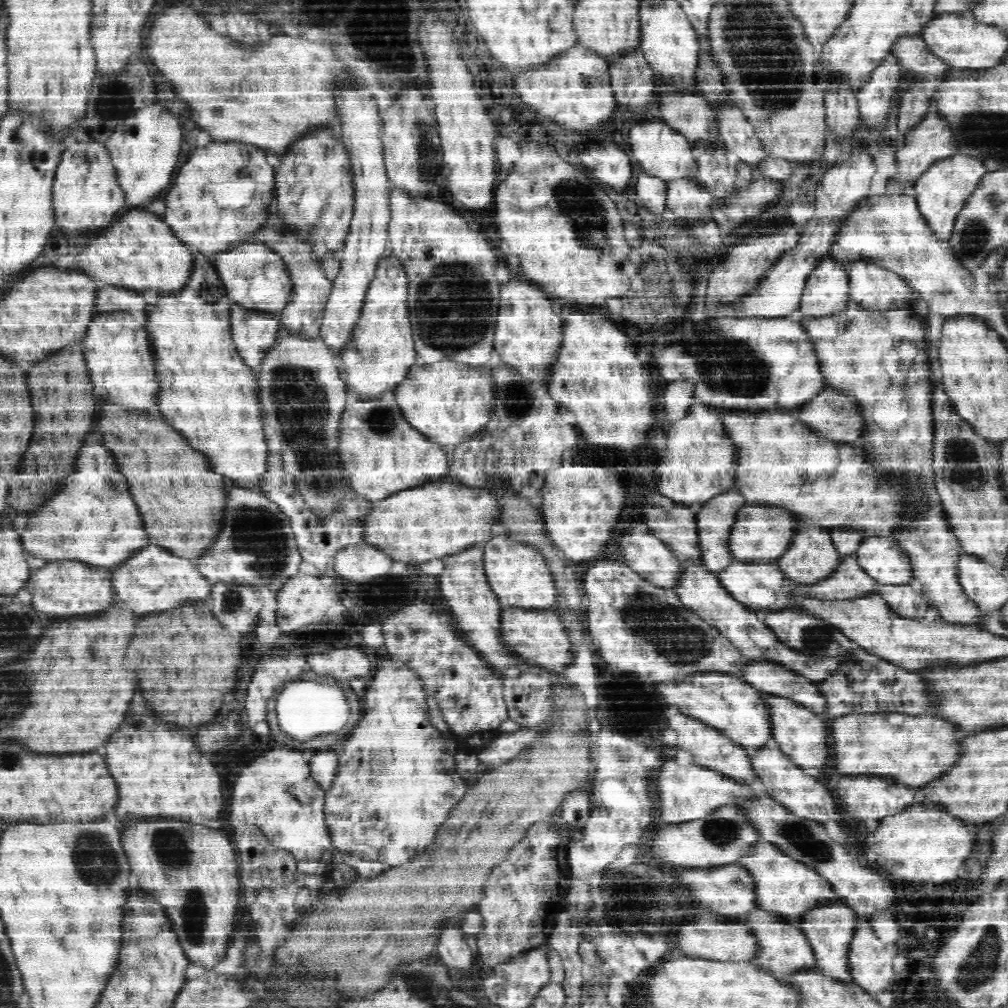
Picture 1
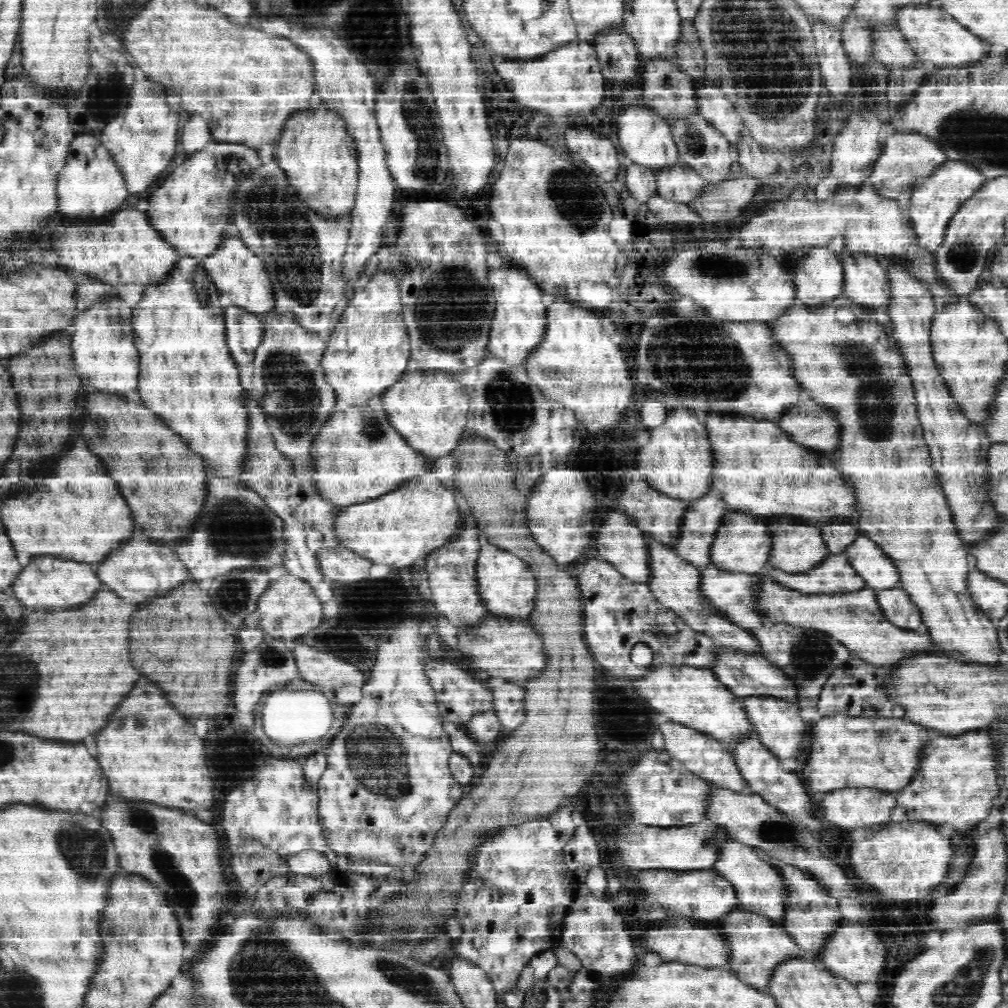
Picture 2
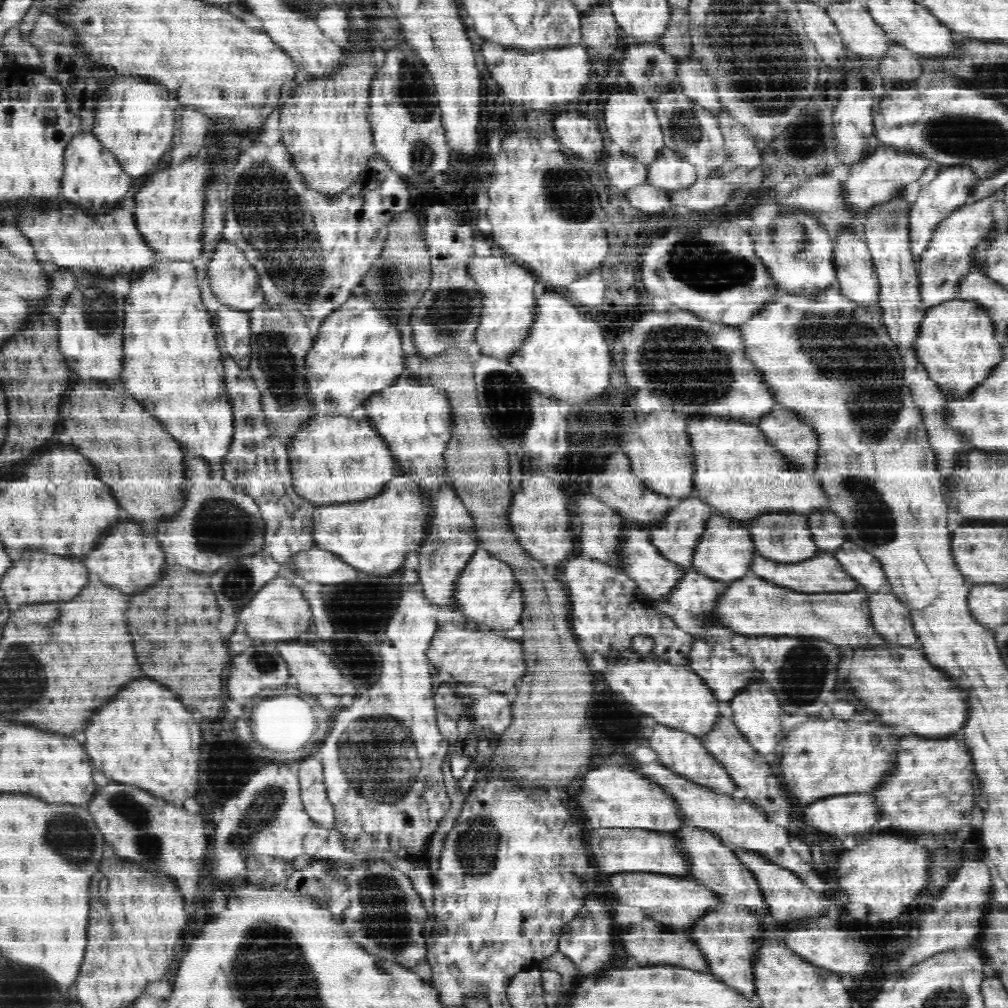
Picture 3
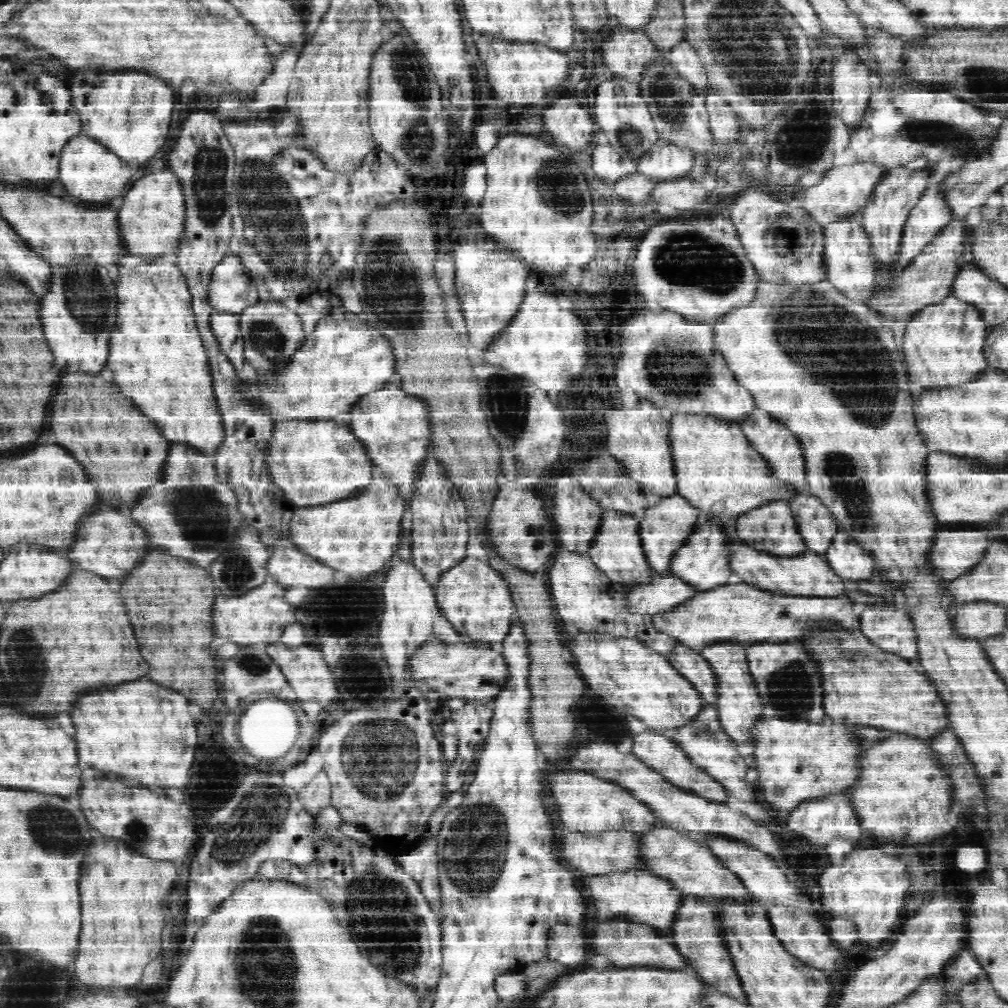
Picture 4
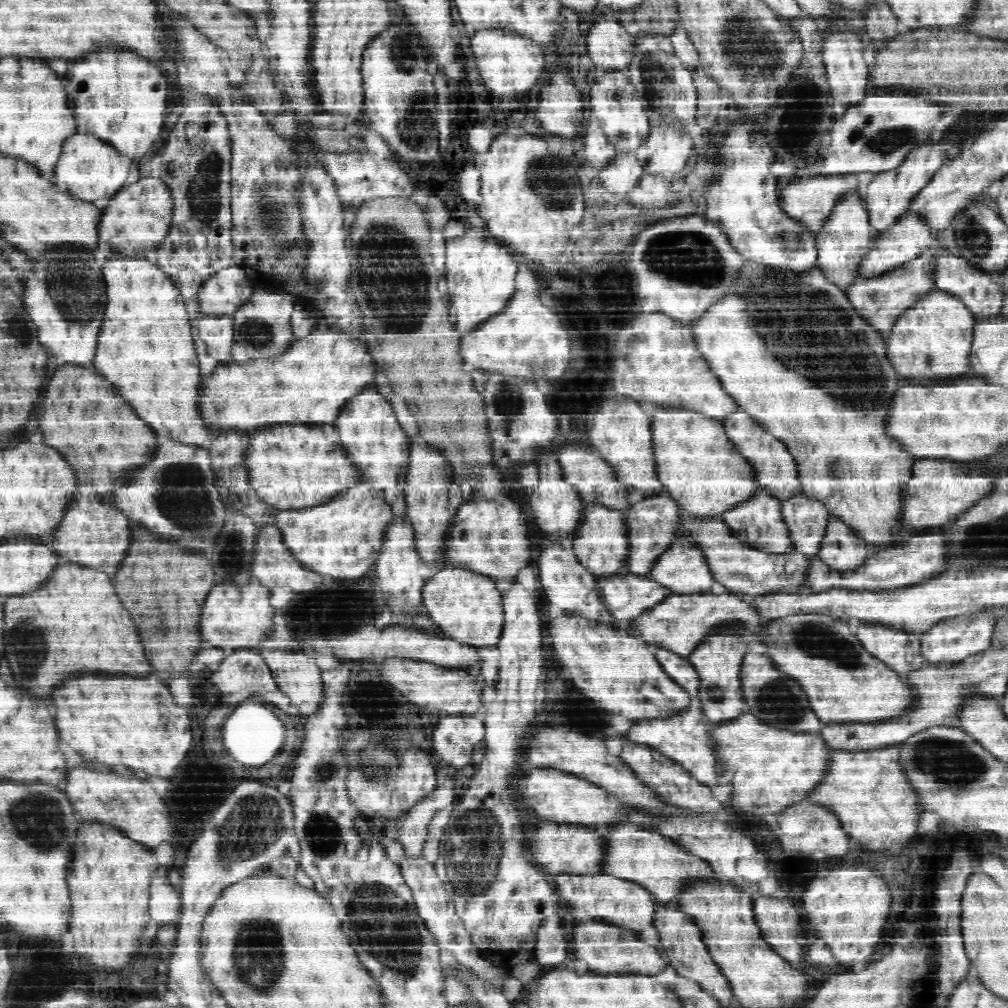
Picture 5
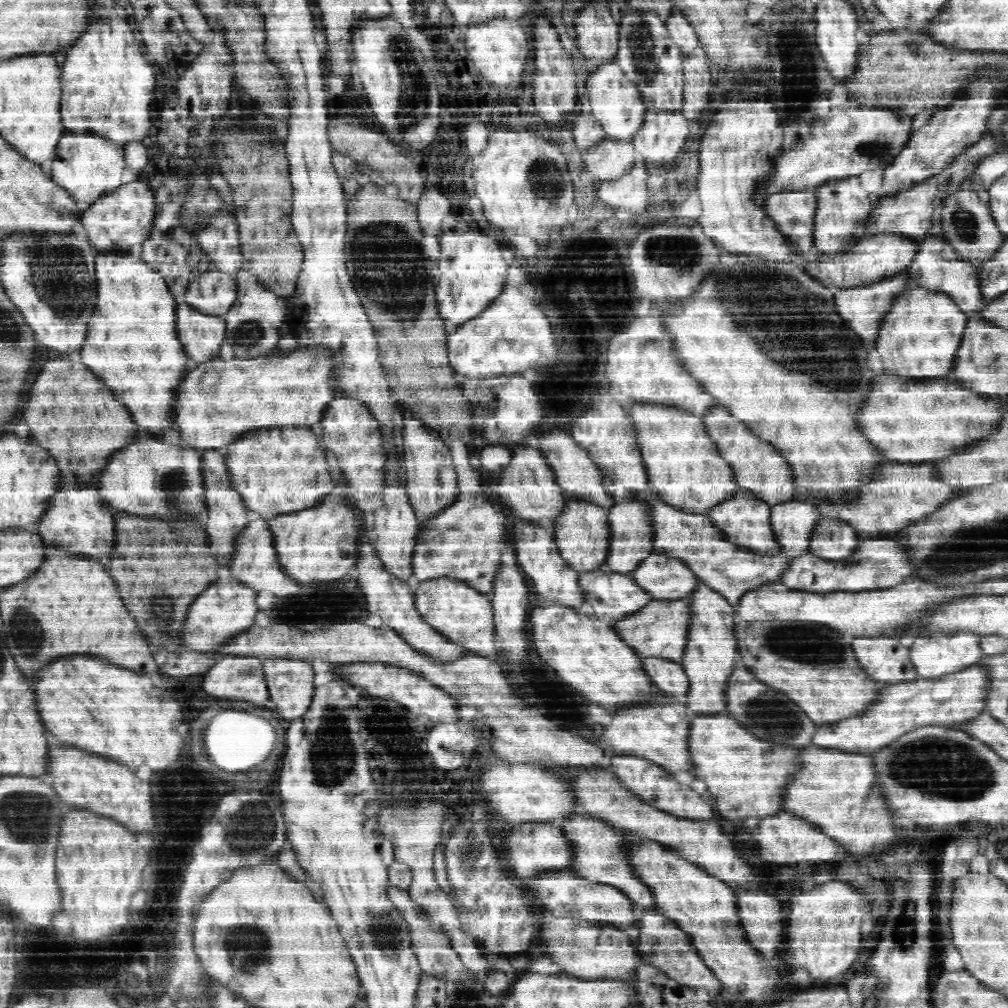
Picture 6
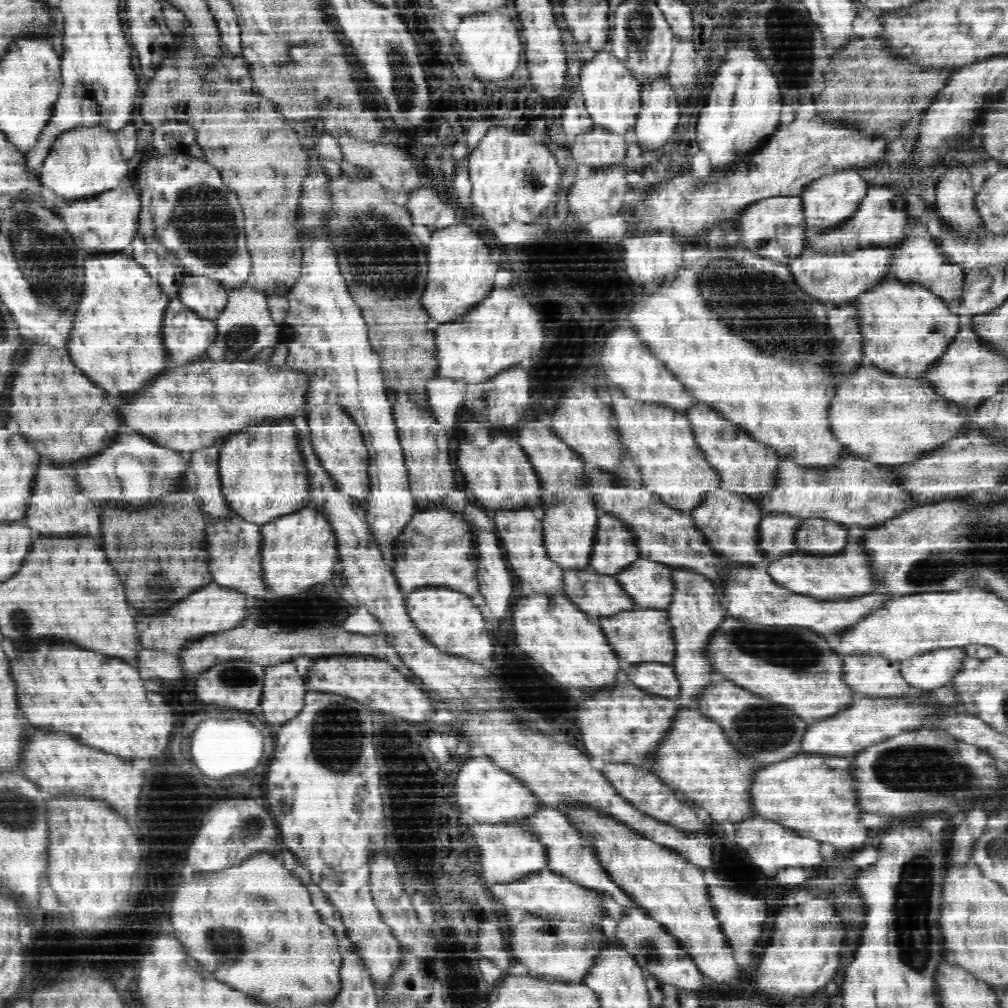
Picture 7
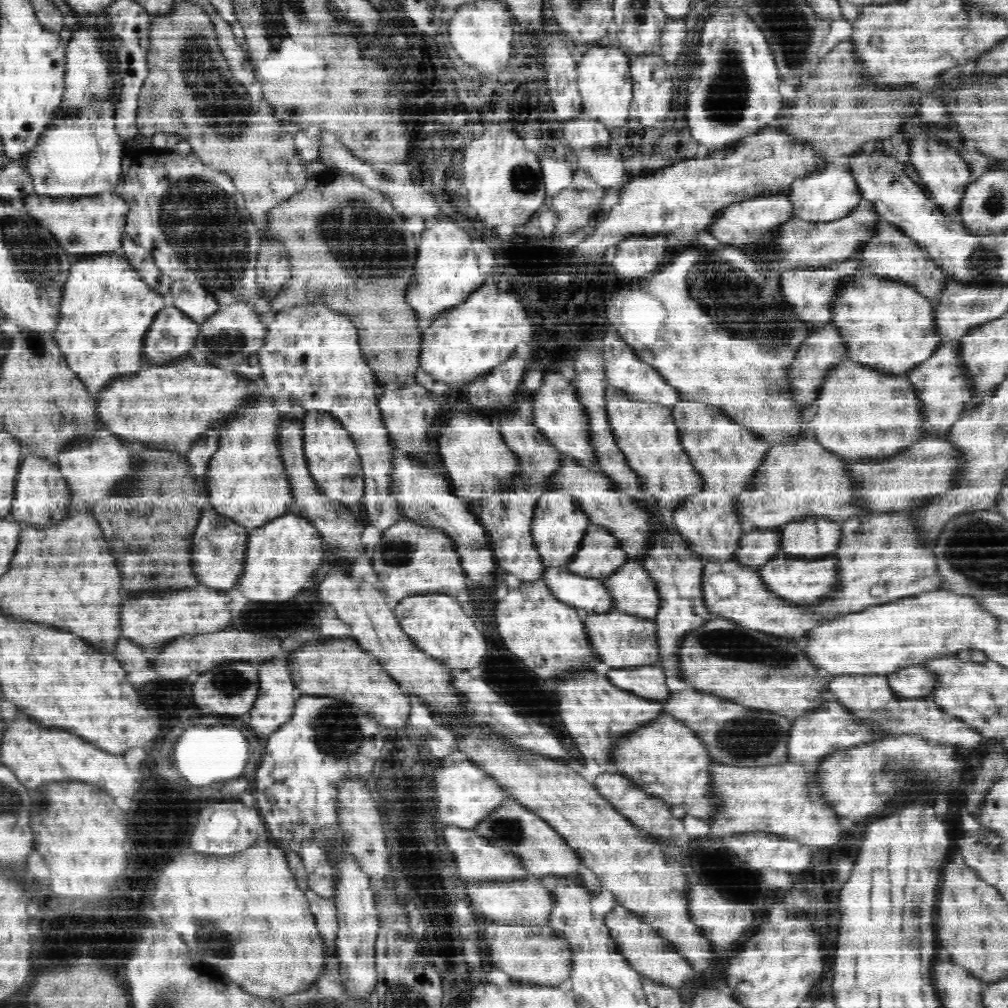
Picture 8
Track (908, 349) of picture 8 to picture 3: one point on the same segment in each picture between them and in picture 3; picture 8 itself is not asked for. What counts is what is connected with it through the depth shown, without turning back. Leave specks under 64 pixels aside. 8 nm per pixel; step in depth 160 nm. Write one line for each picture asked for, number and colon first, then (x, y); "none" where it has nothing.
3: (958, 342)
4: (945, 343)
5: (931, 343)
6: (921, 337)
7: (908, 328)

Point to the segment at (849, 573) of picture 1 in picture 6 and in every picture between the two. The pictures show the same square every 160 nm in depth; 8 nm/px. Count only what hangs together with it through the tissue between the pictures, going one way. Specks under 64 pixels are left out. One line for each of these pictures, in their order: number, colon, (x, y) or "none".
2: (837, 577)
3: (825, 574)
4: (810, 575)
5: (743, 569)
6: (732, 571)

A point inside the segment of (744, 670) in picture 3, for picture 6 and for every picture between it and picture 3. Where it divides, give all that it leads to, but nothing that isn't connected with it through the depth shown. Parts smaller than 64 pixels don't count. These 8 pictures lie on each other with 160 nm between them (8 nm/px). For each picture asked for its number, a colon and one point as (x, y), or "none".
4: (691, 662)
5: (681, 669)
6: (672, 677)

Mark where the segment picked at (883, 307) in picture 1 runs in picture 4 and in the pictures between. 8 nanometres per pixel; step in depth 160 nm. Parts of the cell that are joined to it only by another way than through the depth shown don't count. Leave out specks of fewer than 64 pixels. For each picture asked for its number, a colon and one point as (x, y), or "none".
2: (867, 282)
3: (858, 280)
4: (852, 269)

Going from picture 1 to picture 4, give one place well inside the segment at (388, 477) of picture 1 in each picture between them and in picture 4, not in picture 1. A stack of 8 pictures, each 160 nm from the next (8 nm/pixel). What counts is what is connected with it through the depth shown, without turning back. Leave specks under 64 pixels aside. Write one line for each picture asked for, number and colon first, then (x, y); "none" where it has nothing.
2: (361, 455)
3: (336, 459)
4: (315, 462)

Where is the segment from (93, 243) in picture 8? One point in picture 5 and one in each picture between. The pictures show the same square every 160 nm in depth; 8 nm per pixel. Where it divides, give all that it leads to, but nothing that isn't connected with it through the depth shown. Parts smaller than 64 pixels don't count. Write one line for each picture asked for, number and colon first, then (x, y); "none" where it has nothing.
5: (137, 221)
6: (119, 223)
7: (114, 215)

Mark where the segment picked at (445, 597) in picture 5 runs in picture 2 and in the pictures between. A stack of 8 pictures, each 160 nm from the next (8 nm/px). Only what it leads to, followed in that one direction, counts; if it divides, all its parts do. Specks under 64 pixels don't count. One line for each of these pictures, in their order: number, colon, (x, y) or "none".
2: (509, 586)
3: (490, 595)
4: (473, 596)

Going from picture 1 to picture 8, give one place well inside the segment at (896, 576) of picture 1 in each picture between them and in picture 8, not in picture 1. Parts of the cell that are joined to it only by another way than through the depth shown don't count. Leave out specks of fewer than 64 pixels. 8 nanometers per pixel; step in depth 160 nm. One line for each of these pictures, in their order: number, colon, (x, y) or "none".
2: (879, 570)
3: (864, 566)
4: (847, 558)
5: (843, 551)
6: (834, 539)
7: (826, 538)
8: (810, 537)

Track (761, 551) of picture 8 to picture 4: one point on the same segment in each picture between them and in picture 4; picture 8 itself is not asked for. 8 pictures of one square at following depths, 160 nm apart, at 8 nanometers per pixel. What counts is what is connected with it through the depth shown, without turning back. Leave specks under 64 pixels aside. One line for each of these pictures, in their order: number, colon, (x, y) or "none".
4: (817, 524)
5: (808, 519)
6: (795, 520)
7: (779, 531)

